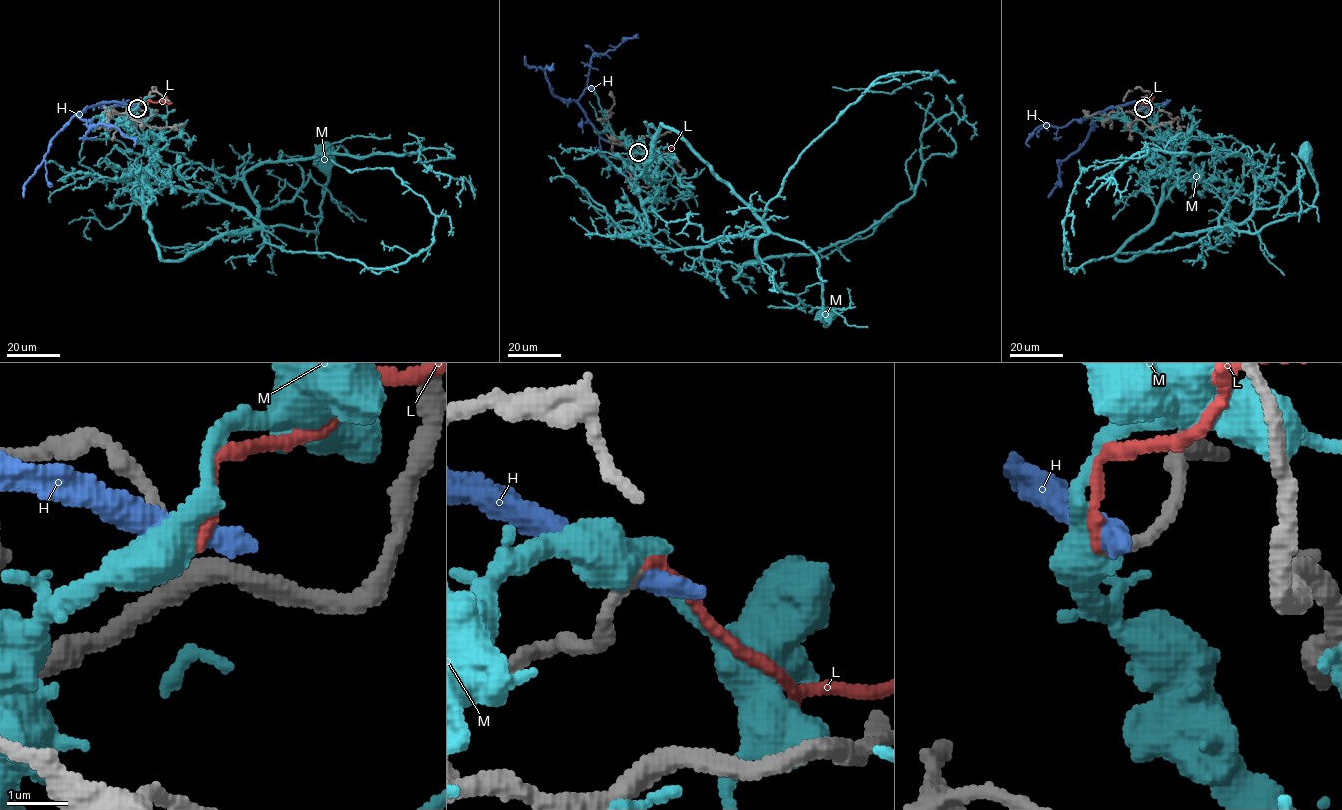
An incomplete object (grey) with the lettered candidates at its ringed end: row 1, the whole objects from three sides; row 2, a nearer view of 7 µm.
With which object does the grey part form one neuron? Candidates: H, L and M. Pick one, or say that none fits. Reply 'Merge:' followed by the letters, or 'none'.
Merge: L

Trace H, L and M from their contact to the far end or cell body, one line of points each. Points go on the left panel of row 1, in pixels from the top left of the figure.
H: (136, 107), (103, 102), (77, 114), (88, 127), (116, 126), (132, 138), (134, 146)
L: (137, 108), (145, 101), (172, 102)
M: (136, 108), (142, 199), (208, 191), (316, 233), (322, 150)

